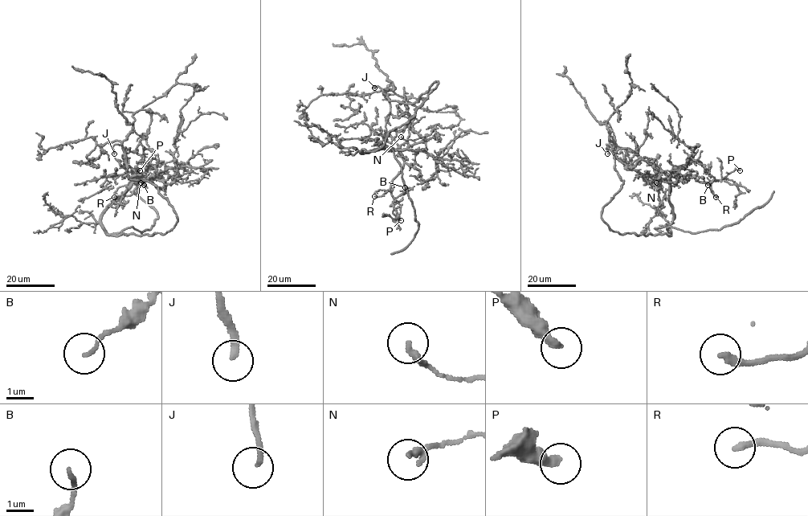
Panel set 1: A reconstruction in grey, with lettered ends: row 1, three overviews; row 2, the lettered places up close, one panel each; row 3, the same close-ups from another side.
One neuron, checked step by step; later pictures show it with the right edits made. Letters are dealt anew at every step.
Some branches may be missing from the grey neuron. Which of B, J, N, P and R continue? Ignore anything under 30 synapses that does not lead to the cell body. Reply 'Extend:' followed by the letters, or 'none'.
Extend: R

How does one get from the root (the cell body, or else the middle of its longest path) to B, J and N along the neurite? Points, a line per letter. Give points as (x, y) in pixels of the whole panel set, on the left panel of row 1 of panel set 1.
B: (128, 187), (136, 177), (141, 175), (129, 182), (141, 179), (144, 185)
J: (128, 187), (132, 180), (132, 168), (124, 162), (129, 148), (124, 151), (120, 145), (115, 144), (114, 153)
N: (128, 187), (134, 182), (154, 178), (140, 182)

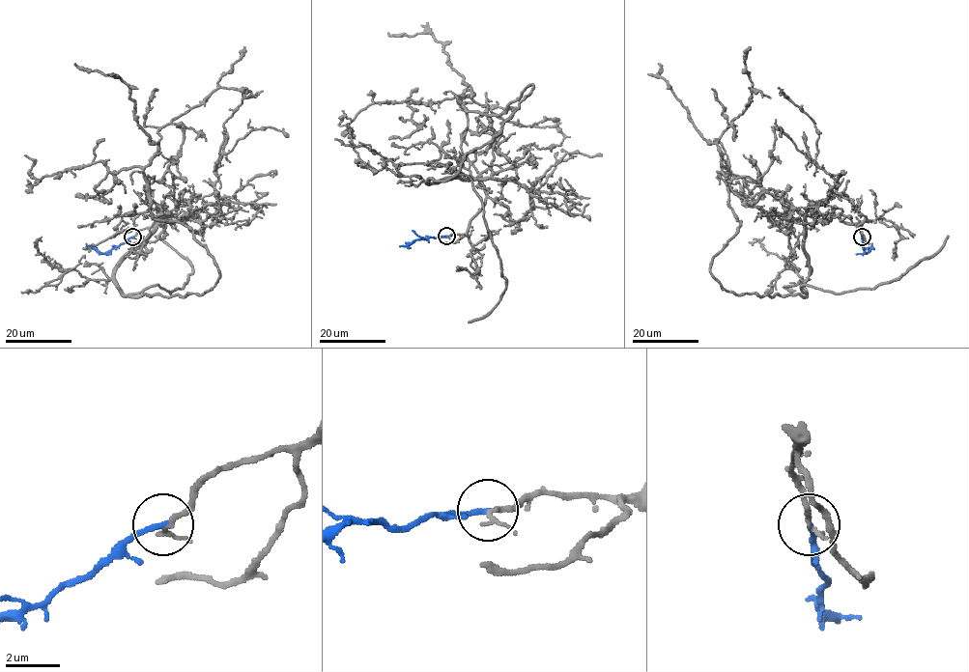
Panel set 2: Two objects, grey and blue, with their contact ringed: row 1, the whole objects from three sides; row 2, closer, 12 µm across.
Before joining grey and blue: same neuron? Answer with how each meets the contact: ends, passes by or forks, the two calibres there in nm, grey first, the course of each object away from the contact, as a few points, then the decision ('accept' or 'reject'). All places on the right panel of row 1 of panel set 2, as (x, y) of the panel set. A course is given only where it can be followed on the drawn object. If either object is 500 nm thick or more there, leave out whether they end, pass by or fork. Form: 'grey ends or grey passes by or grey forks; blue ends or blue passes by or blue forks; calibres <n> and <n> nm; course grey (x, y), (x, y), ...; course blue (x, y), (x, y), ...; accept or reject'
grey passes by; blue ends; calibres 160 and 190 nm; course grey (861, 237), (857, 224), (837, 216), (805, 216), (806, 294), (800, 289), (842, 294), (897, 280), (947, 235); course blue (861, 237), (866, 253), (872, 243); accept

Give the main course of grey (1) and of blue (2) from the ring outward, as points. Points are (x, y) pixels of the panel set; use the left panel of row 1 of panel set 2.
1: (133, 237), (172, 214), (115, 273), (125, 294), (157, 285), (170, 294), (192, 266), (155, 235)
2: (133, 237), (104, 253), (86, 243)

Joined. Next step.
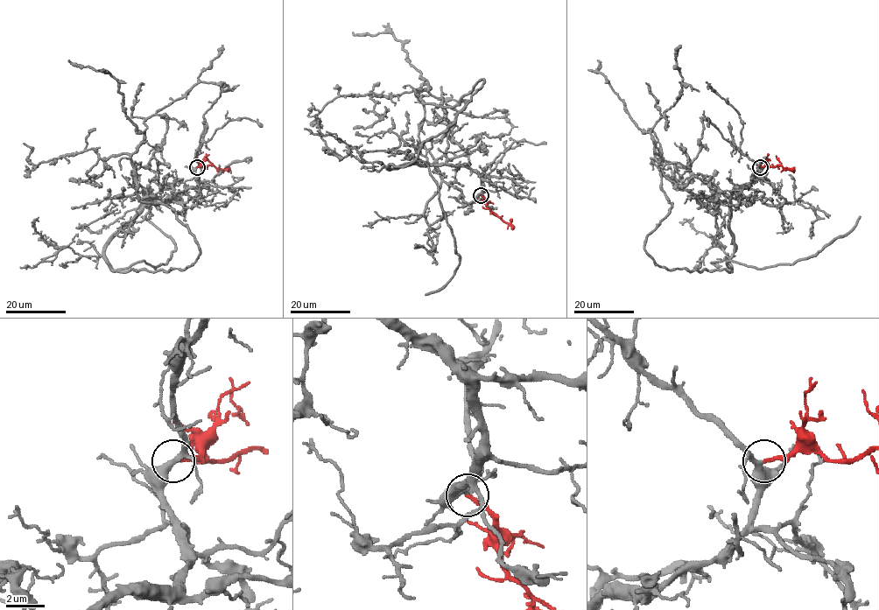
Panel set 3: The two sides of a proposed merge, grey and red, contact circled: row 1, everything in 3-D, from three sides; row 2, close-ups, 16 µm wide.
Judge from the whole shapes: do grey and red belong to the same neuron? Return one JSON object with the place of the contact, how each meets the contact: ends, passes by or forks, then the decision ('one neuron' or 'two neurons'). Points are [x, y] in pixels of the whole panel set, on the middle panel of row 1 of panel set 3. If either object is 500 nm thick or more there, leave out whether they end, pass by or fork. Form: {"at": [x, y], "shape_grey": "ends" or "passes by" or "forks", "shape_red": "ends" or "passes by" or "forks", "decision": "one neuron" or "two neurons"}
{"at": [481, 195], "shape_grey": "forks", "shape_red": "ends", "decision": "one neuron"}

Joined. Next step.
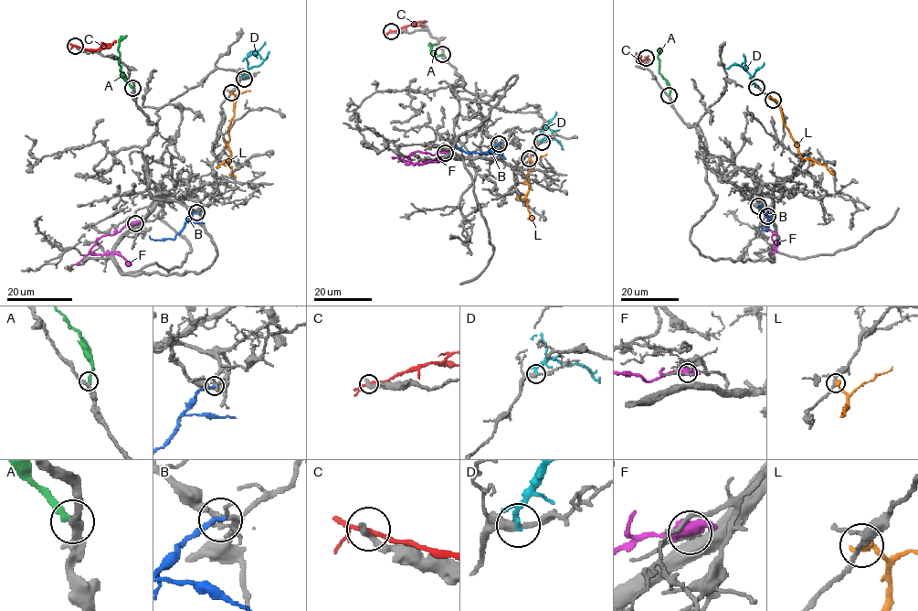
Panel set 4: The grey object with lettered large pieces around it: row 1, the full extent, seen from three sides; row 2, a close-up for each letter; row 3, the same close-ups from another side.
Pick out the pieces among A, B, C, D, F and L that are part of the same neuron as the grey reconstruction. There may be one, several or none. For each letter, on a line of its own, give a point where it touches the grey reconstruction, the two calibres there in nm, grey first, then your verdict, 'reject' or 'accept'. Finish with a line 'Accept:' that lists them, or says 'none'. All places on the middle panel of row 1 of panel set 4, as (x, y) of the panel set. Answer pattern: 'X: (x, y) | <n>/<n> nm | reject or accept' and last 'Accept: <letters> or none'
A: (442, 54) | 280/280 nm | accept
B: (499, 144) | 140/240 nm | reject
C: (391, 31) | 360/150 nm | reject
D: (542, 142) | 320/150 nm | reject
F: (445, 153) | 120/700 nm | reject
L: (529, 158) | 170/400 nm | reject
Accept: A

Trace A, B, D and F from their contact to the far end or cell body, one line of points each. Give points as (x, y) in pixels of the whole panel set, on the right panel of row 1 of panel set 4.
A: (669, 95), (668, 81), (659, 73), (659, 48)
B: (758, 205), (768, 219), (767, 230), (759, 227)
D: (756, 87), (741, 64), (744, 61), (743, 54)
F: (766, 216), (770, 220), (766, 227), (773, 233), (773, 240), (778, 243), (775, 243), (776, 250), (772, 252)

